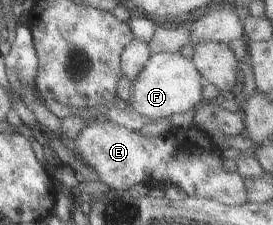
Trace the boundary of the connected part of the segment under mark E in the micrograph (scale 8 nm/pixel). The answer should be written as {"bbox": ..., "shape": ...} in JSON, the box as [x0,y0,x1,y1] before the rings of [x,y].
{"bbox":[74,117,247,205],"shape":[[[100,117],[89,122],[74,140],[75,154],[97,174],[98,182],[112,190],[128,191],[137,184],[153,189],[156,184],[167,184],[180,188],[189,197],[217,200],[227,205],[243,205],[247,201],[244,179],[238,172],[223,169],[220,148],[206,131],[194,125],[163,134],[143,134],[139,129],[132,130]]]}

